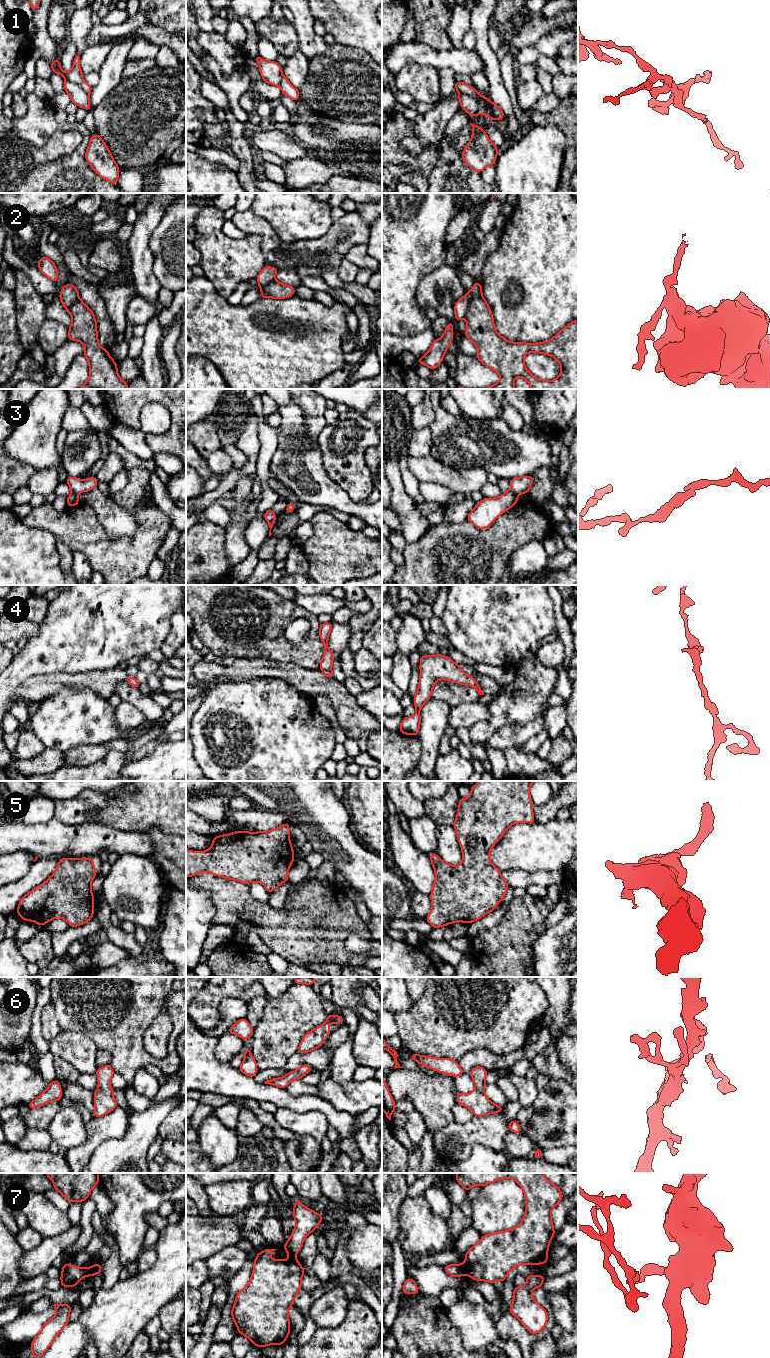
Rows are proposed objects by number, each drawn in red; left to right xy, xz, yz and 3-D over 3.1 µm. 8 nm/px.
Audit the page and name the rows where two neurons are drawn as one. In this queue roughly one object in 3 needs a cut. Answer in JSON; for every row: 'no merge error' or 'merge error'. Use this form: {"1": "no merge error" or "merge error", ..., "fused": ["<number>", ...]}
{"1": "merge error", "2": "merge error", "3": "merge error", "4": "no merge error", "5": "no merge error", "6": "no merge error", "7": "merge error", "fused": ["1", "2", "3", "7"]}

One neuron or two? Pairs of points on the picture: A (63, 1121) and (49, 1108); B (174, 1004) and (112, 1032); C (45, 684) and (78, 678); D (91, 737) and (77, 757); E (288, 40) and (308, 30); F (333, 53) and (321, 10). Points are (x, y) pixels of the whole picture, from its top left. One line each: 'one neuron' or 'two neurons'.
A: two neurons
B: one neuron
C: one neuron
D: two neurons
E: two neurons
F: two neurons

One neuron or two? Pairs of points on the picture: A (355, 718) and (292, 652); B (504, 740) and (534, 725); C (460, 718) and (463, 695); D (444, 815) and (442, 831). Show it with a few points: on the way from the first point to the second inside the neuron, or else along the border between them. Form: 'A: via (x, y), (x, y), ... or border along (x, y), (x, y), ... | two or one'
A: border along (284, 662), (294, 662), (303, 667), (319, 670) | two
B: via (511, 736), (527, 731) | one
C: border along (477, 701), (451, 707) | two
D: border along (437, 824), (452, 825) | two

